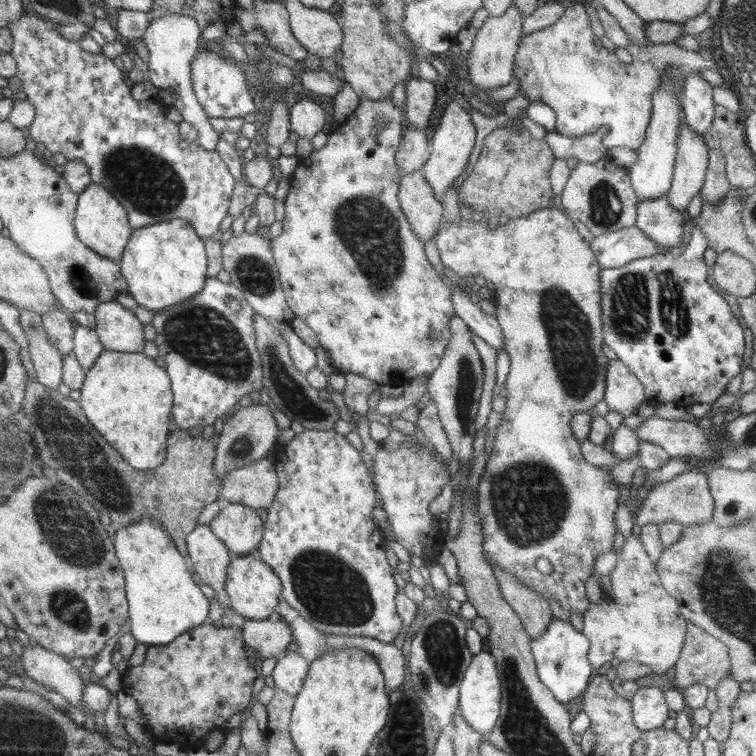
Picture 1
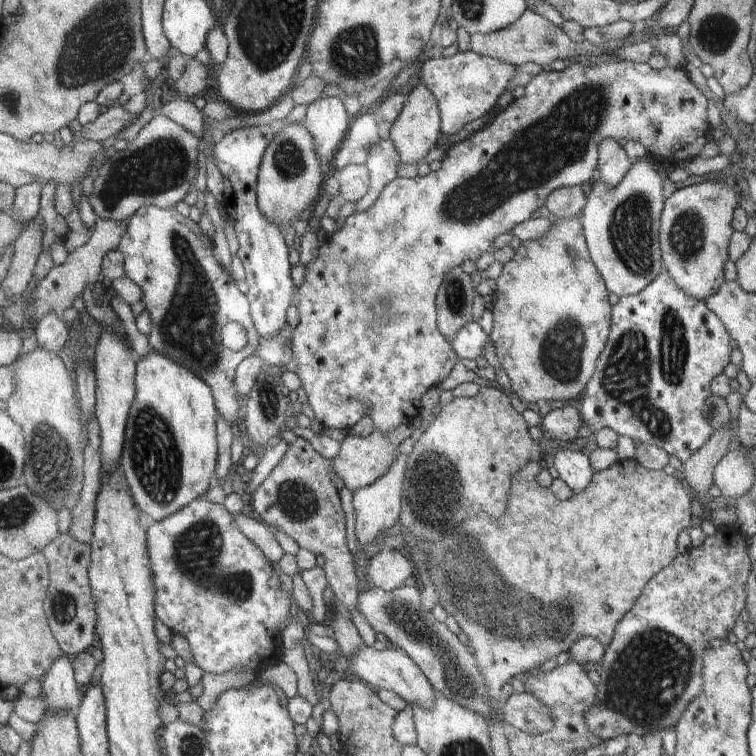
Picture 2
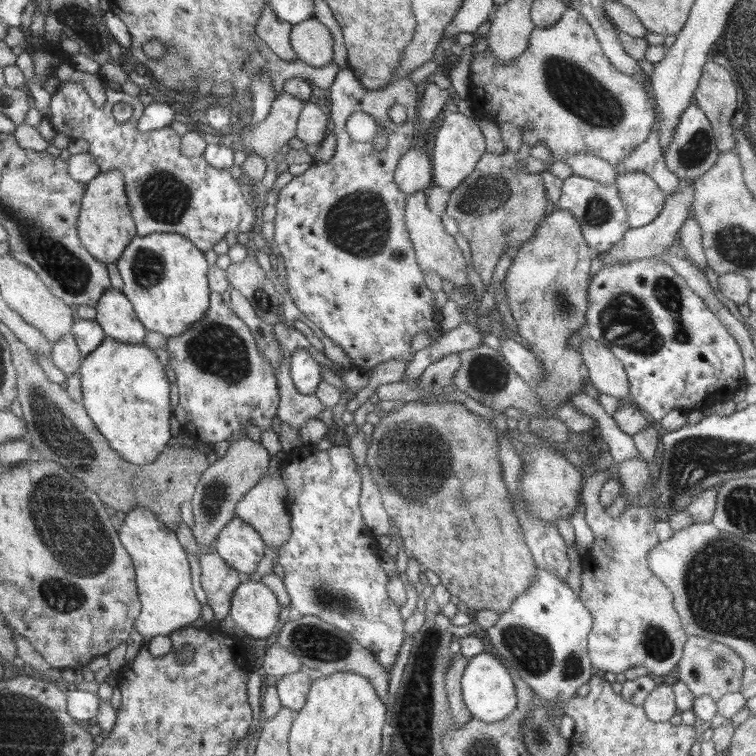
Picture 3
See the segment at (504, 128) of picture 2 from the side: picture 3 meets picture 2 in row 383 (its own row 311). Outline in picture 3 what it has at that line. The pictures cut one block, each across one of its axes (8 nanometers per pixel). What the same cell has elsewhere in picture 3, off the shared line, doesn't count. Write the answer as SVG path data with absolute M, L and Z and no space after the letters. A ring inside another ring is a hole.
M349 68L338 71L336 73L336 79L332 81L332 85L329 88L331 92L331 104L332 104L332 121L334 121L334 135L336 135L336 150L330 161L326 163L312 162L304 174L294 176L292 180L283 188L278 189L278 199L274 204L276 207L276 216L274 220L275 235L274 239L278 245L278 250L284 260L284 266L286 267L286 290L292 298L292 302L296 304L298 310L305 314L312 324L316 324L332 342L340 345L340 348L344 350L344 354L352 361L352 367L357 368L362 372L370 373L375 366L382 364L382 362L388 362L389 360L404 360L404 362L410 362L414 356L414 349L412 349L412 339L416 334L420 332L436 332L436 340L440 339L443 332L446 331L441 324L441 309L436 306L436 300L434 299L434 292L428 288L424 283L423 271L415 260L415 250L410 240L408 229L406 228L405 221L405 206L407 196L398 189L396 181L394 181L394 174L400 157L406 154L406 151L412 147L412 138L414 137L414 120L416 120L416 114L419 107L419 98L421 96L421 85L417 85L407 77L402 79L394 79L388 84L385 84L382 88L368 90L364 88L360 81L354 76L354 73ZM394 104L400 104L404 106L406 110L406 122L403 125L394 125L390 116L388 116L388 110ZM354 112L364 112L374 118L374 121L378 126L384 126L388 130L388 146L380 152L376 152L372 148L372 142L358 142L352 140L350 135L345 132L345 123L348 118Z

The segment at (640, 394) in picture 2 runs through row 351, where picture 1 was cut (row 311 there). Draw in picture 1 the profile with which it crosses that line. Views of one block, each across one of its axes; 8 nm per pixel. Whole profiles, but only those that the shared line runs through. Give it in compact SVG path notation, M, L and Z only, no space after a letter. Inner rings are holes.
M694 224L692 237L684 253L654 254L618 268L601 269L600 305L604 343L642 383L648 403L657 405L675 402L685 407L708 404L712 407L726 392L728 382L741 371L744 330L726 300L710 281L710 269L704 262L706 248L708 239L702 229Z

